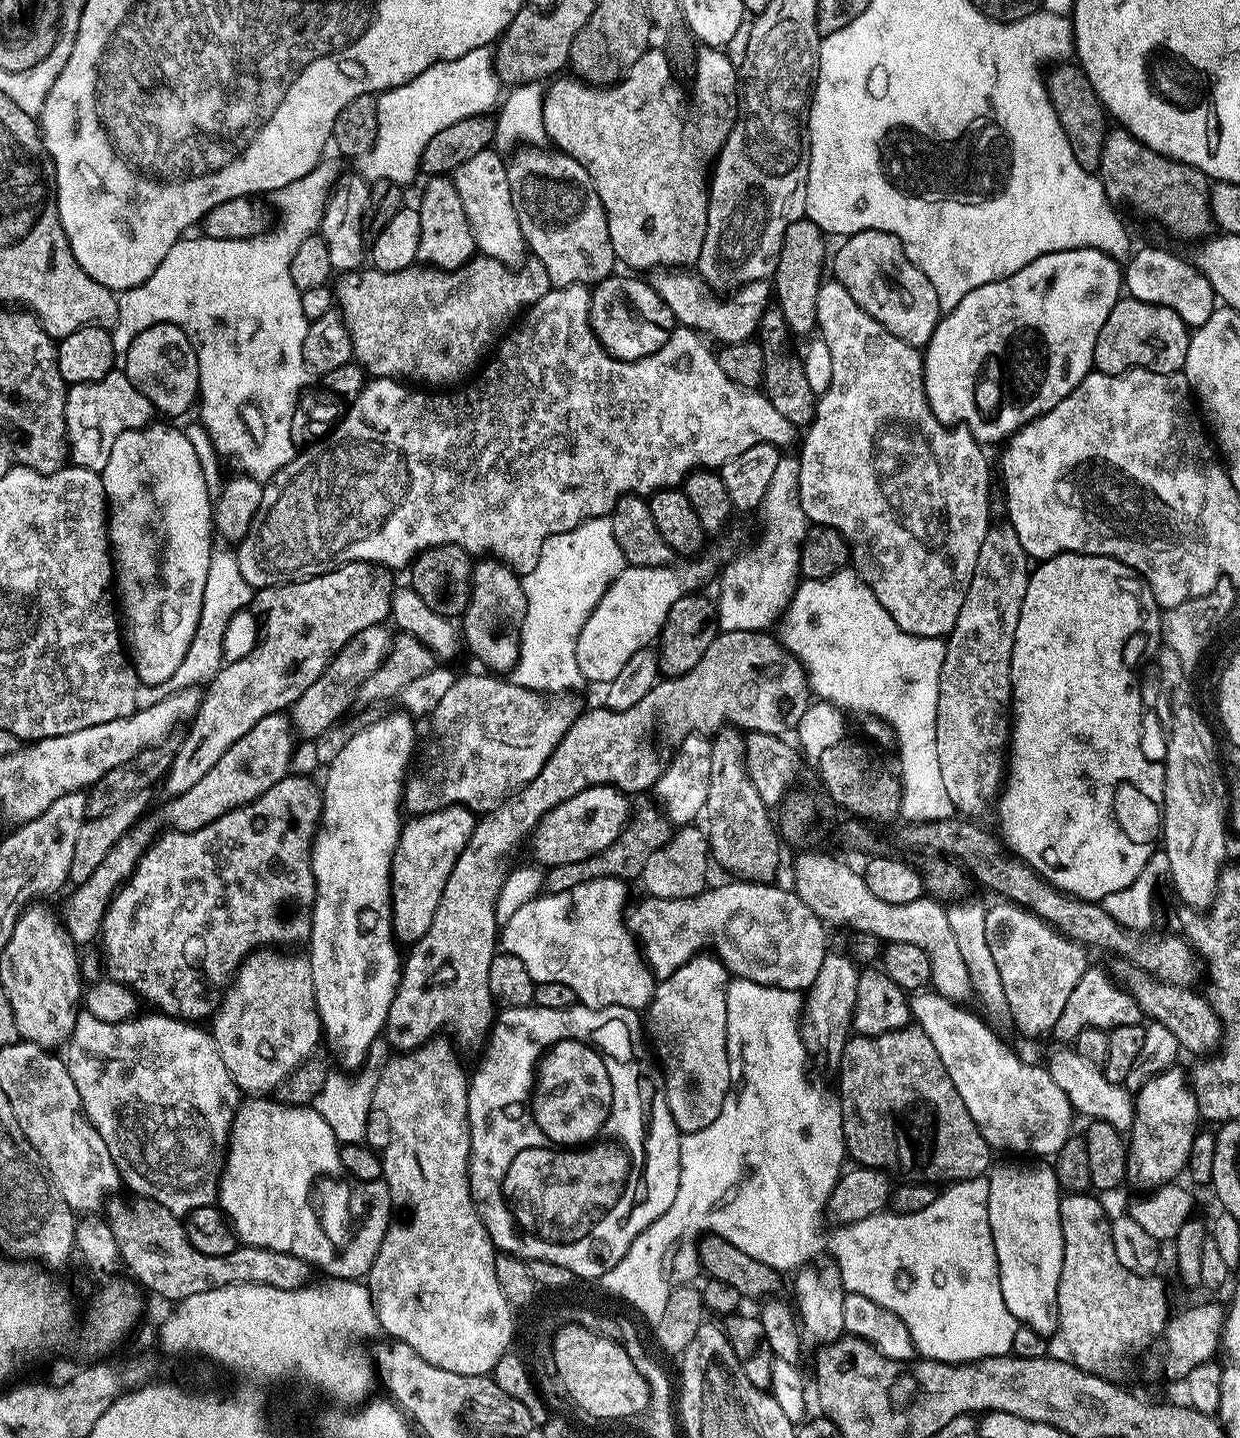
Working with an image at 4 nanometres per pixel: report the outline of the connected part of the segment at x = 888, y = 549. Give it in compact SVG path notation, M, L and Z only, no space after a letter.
M828 278L821 283L818 290L818 306L816 307L816 327L818 329L818 336L824 339L823 347L830 354L830 370L832 371L832 377L830 378L830 386L825 392L819 393L816 401L816 413L812 419L811 424L807 425L806 431L808 432L804 436L804 445L798 450L798 457L800 460L801 469L798 473L798 494L800 495L802 510L805 511L805 518L809 520L813 525L822 528L833 528L839 536L844 537L849 549L850 549L850 564L854 569L857 576L868 585L868 589L874 594L874 598L878 598L880 606L884 607L894 618L894 622L903 632L909 632L912 636L935 636L937 638L947 638L952 633L954 626L958 622L958 610L962 606L964 601L965 589L962 587L967 585L968 579L972 576L974 566L978 562L978 550L982 550L982 542L986 538L988 532L982 532L982 537L978 534L976 538L976 548L972 548L970 552L964 550L964 540L960 538L958 544L962 544L958 548L958 544L954 546L954 558L956 558L956 578L950 578L950 572L948 572L948 566L942 562L936 562L932 560L932 564L928 562L928 568L918 568L920 564L910 566L910 516L912 516L912 530L920 530L920 546L930 552L930 556L934 554L932 548L940 548L944 550L944 546L948 546L946 542L950 540L950 510L948 510L948 498L946 498L946 476L942 476L942 482L938 478L938 488L940 488L940 494L942 496L906 496L906 494L898 494L898 478L904 478L900 474L906 472L908 468L908 460L916 460L916 458L908 458L908 456L914 456L914 454L906 454L904 448L910 448L910 444L916 444L916 440L922 440L922 444L926 444L928 450L932 450L932 444L936 444L936 438L942 436L944 431L948 429L949 425L943 424L936 415L933 414L929 405L926 406L926 412L931 412L926 422L916 422L916 420L910 420L910 418L880 418L882 416L882 372L924 372L924 358L923 355L917 349L912 348L906 342L902 342L902 338L898 338L894 334L890 334L890 330L886 330L878 323L870 314L866 314L866 310L862 310L862 306L858 306L858 302L854 302L854 298L850 298L850 290L846 290L846 286L842 286L835 278Z

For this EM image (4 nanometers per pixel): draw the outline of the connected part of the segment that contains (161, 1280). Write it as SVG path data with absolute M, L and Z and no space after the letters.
M143 1198L116 1199L107 1201L106 1219L117 1239L123 1267L132 1271L131 1279L141 1289L149 1288L154 1295L161 1296L164 1300L175 1302L190 1298L190 1294L202 1294L202 1290L214 1290L227 1284L303 1288L309 1283L310 1266L302 1258L247 1246L238 1246L225 1256L202 1254L190 1246L190 1238L186 1238L181 1217L166 1210L166 1206Z

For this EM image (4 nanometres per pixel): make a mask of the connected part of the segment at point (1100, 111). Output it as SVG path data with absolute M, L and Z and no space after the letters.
M1060 62L1047 69L1046 83L1048 97L1058 114L1058 122L1062 122L1062 130L1066 130L1066 138L1070 142L1070 150L1074 150L1074 158L1078 158L1078 166L1095 173L1102 162L1102 146L1110 131L1110 120L1094 86L1090 86L1090 78L1086 78L1079 63Z

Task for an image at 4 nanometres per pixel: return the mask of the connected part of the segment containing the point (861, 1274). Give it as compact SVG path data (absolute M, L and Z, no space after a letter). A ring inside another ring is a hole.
M983 1175L959 1181L955 1185L956 1196L937 1195L926 1210L918 1210L914 1214L883 1210L835 1229L836 1241L832 1244L832 1252L836 1255L834 1263L840 1268L845 1293L862 1294L870 1298L870 1302L878 1302L878 1306L896 1314L910 1332L917 1353L925 1360L967 1364L994 1354L1007 1356L1014 1342L1017 1321L1009 1317L1006 1306L997 1295L999 1268L993 1262L990 1218L987 1217L988 1179ZM972 1268L977 1272L973 1292Z

